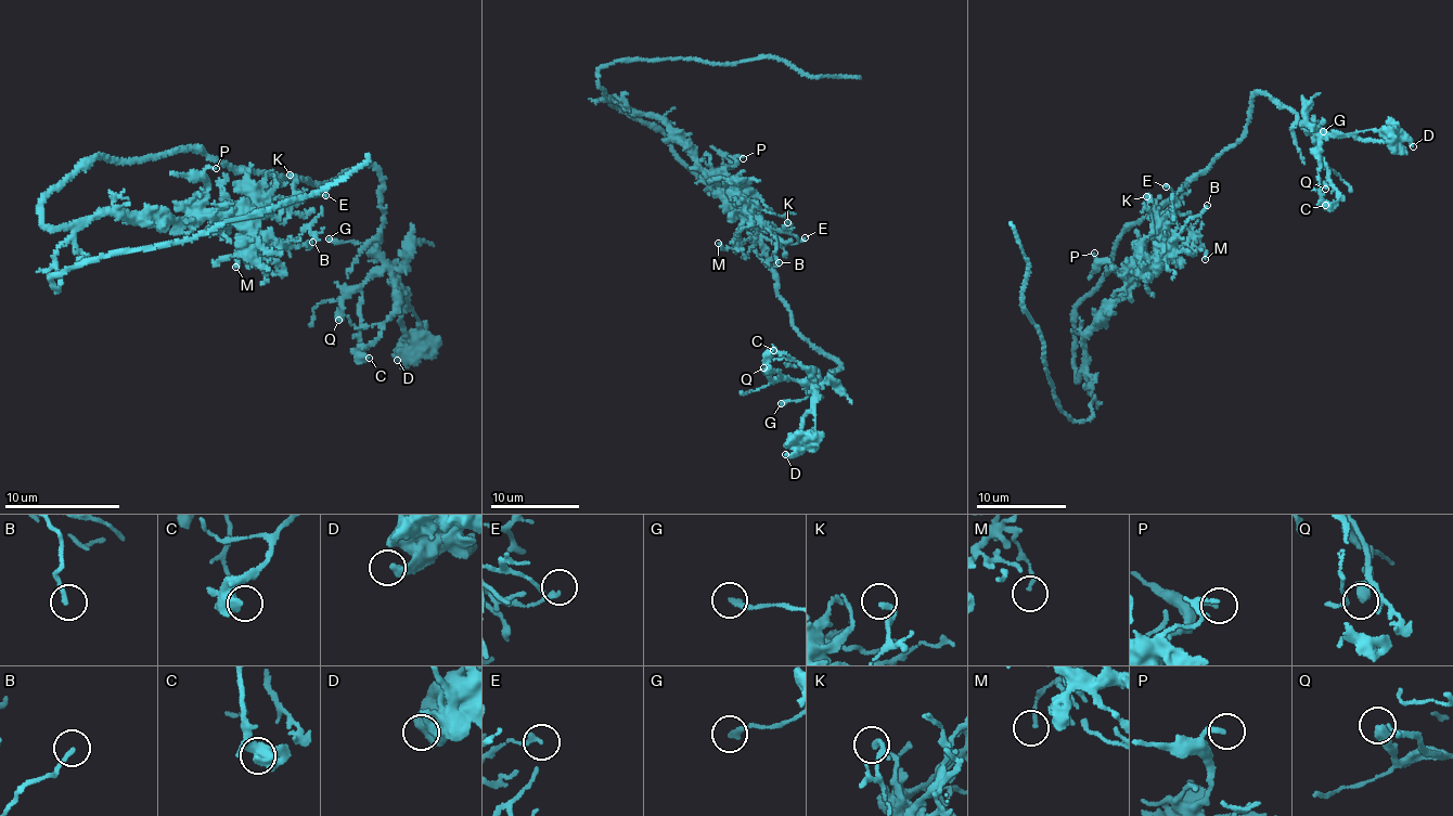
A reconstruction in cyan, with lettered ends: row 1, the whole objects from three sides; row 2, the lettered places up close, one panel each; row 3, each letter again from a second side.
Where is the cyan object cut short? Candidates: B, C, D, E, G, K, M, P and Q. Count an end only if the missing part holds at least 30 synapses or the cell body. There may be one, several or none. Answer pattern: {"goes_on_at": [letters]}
{"goes_on_at": []}

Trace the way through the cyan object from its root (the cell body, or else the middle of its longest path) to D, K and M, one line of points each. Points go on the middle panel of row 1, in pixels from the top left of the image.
D: (678, 157), (741, 219), (773, 273), (795, 328), (839, 364), (837, 372), (814, 381), (800, 440), (785, 454)
K: (678, 157), (660, 131), (609, 96), (653, 114), (703, 168), (745, 185), (787, 222)
M: (678, 157), (660, 131), (609, 96), (653, 114), (729, 185), (742, 221), (731, 248), (718, 243)

